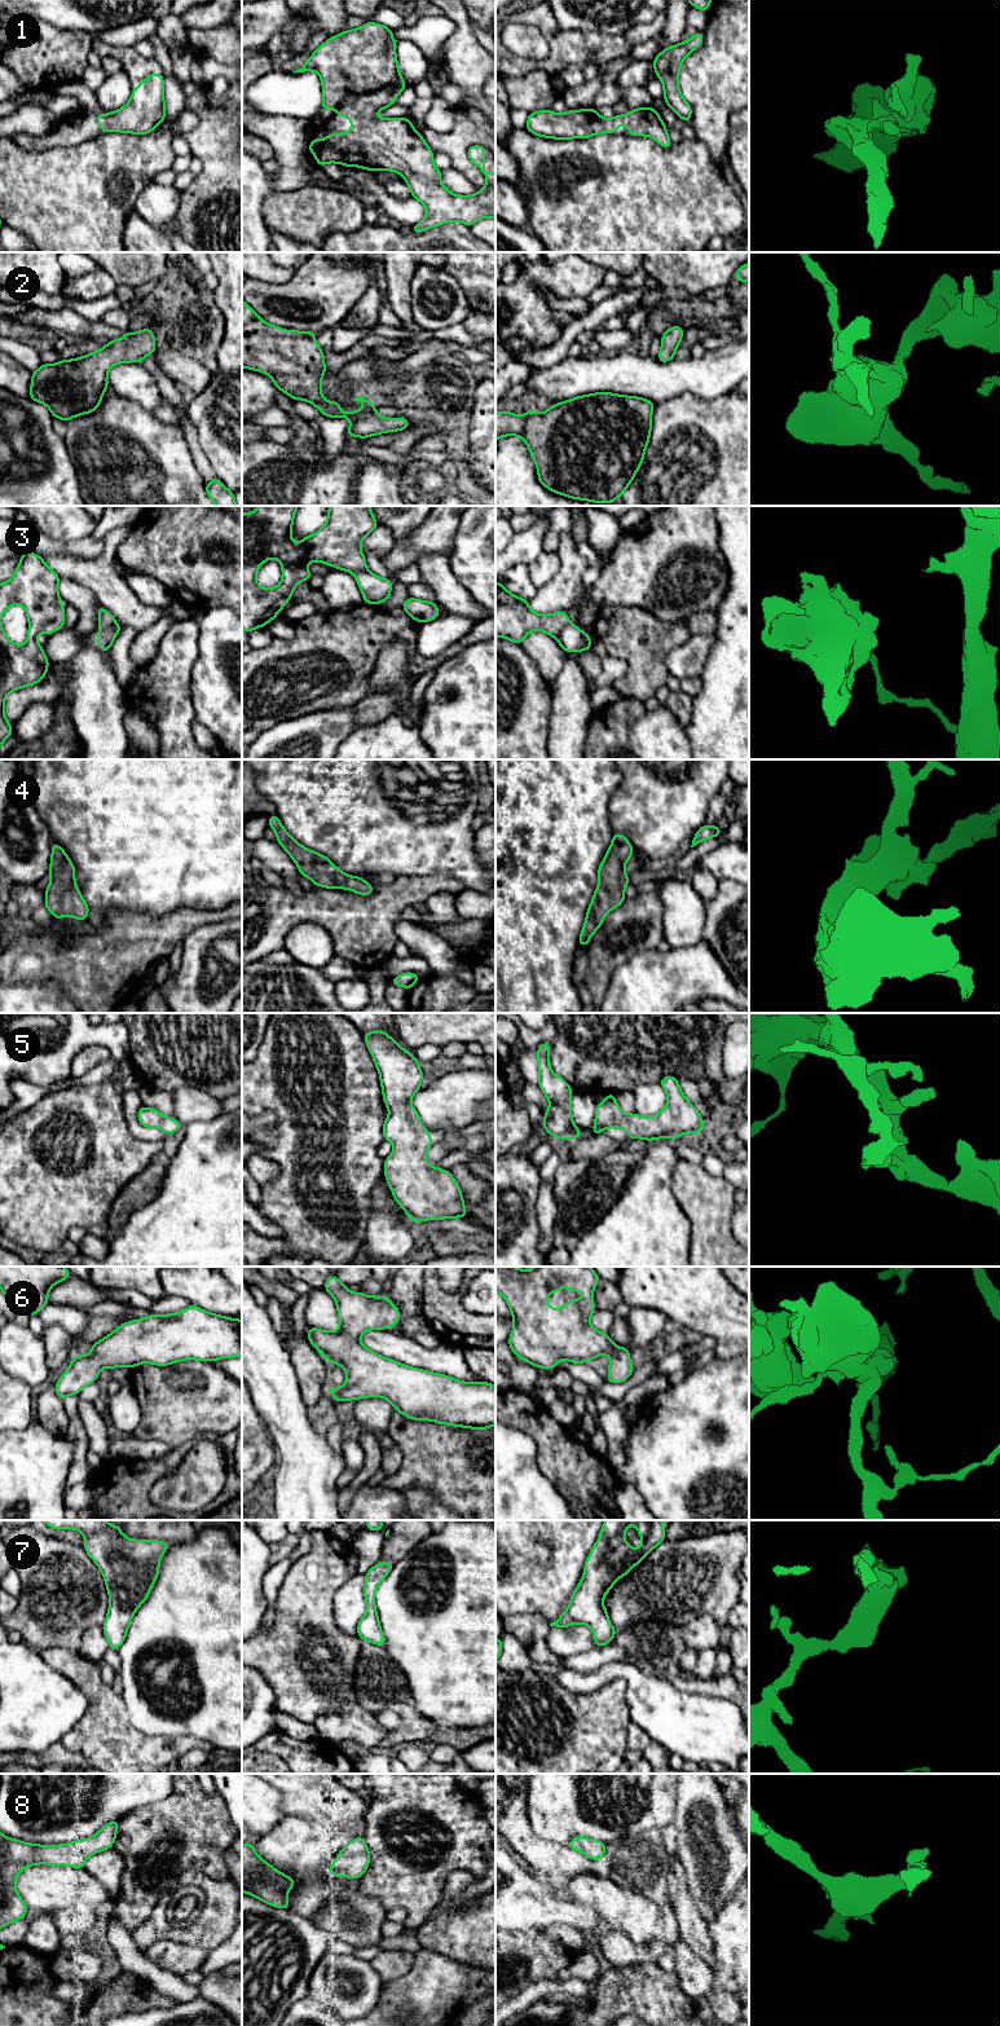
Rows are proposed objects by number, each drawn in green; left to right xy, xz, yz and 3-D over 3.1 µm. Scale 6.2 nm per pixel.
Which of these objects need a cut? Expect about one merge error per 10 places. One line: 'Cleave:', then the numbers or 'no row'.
Cleave: 3

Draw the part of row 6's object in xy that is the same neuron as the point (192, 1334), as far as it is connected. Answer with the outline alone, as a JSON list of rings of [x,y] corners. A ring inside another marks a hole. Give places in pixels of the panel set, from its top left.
[[[197,1305],[171,1314],[150,1314],[141,1320],[122,1323],[91,1348],[85,1356],[75,1355],[69,1369],[54,1384],[61,1400],[79,1392],[96,1382],[102,1367],[135,1367],[147,1362],[167,1366],[182,1360],[215,1361],[220,1358],[242,1357],[242,1321],[235,1317],[219,1316]]]

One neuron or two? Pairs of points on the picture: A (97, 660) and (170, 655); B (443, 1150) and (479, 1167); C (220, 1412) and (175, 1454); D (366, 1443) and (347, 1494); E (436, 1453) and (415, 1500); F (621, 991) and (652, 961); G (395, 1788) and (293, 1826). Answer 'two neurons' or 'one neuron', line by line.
A: two neurons
B: two neurons
C: two neurons
D: one neuron
E: two neurons
F: one neuron
G: two neurons

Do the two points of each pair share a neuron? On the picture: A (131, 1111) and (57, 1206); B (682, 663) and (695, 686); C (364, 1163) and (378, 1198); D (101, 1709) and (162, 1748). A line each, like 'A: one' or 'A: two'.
A: two
B: two
C: two
D: one

